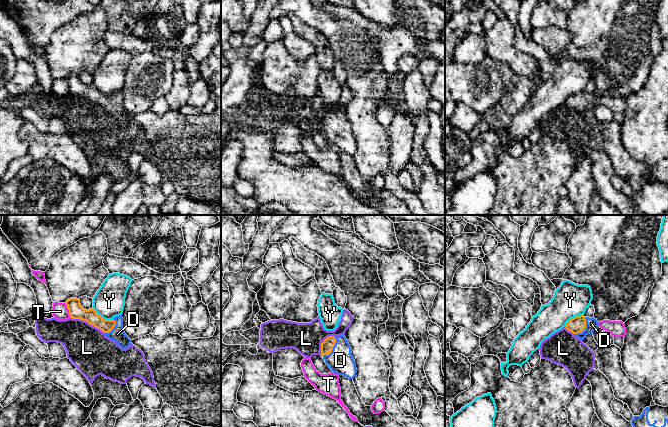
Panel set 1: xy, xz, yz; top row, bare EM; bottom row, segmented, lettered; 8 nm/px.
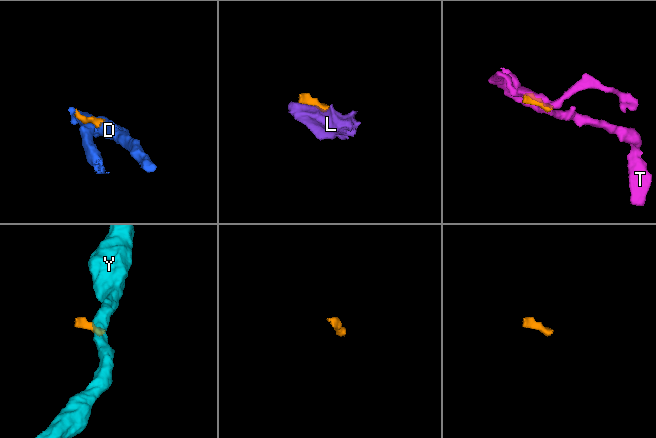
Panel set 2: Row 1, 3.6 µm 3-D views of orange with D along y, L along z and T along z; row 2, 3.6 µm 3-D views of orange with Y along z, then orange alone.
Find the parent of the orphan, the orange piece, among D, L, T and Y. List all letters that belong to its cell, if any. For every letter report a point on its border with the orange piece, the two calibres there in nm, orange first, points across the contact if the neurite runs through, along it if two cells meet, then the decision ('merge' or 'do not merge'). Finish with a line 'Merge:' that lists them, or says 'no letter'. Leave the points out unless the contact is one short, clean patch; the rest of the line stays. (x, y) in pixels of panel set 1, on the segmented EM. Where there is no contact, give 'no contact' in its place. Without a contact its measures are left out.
D: meets orange in xz at (332, 348); 100 nm thick on the orange side, 200 nm on the other; runs through xz (327, 346), (332, 348), (340, 360); merge
L: meets orange in xy at (87, 321); 120 nm thick on the orange side, 340 nm on the other; border along xy (70, 317), (85, 320), (104, 332); do not merge
T: meets orange in xy at (68, 309); 120 nm thick on the orange side, 130 nm on the other; border along xy (65, 302), (70, 317); do not merge
Y: meets orange in xy at (101, 317); 120 nm thick on the orange side, 260 nm on the other; border along xy (92, 308), (103, 318), (112, 319); do not merge
Merge: D

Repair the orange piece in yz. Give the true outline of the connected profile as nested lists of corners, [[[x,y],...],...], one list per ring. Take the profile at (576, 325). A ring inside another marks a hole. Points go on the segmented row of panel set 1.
[[[584,315],[570,319],[565,326],[568,331],[581,340],[584,340],[588,334],[592,334],[597,327],[598,321],[594,317],[589,318]]]

